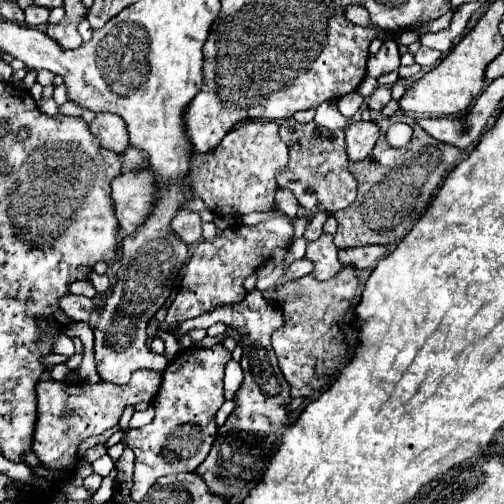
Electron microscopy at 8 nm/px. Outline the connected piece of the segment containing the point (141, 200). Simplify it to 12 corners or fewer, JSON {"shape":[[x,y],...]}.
{"shape":[[150,172],[112,180],[114,214],[134,232],[152,210]]}

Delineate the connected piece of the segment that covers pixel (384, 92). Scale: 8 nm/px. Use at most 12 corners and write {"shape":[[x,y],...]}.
{"shape":[[378,86],[368,108],[380,112],[390,102],[390,88]]}

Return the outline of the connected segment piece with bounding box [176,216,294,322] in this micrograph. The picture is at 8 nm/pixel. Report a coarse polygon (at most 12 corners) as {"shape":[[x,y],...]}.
{"shape":[[286,216],[200,242],[176,322],[244,300],[244,280],[288,248]]}

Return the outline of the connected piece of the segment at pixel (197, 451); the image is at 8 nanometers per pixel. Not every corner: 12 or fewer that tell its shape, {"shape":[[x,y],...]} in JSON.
{"shape":[[224,346],[184,350],[126,430],[132,500],[160,476],[194,472],[224,404]]}

